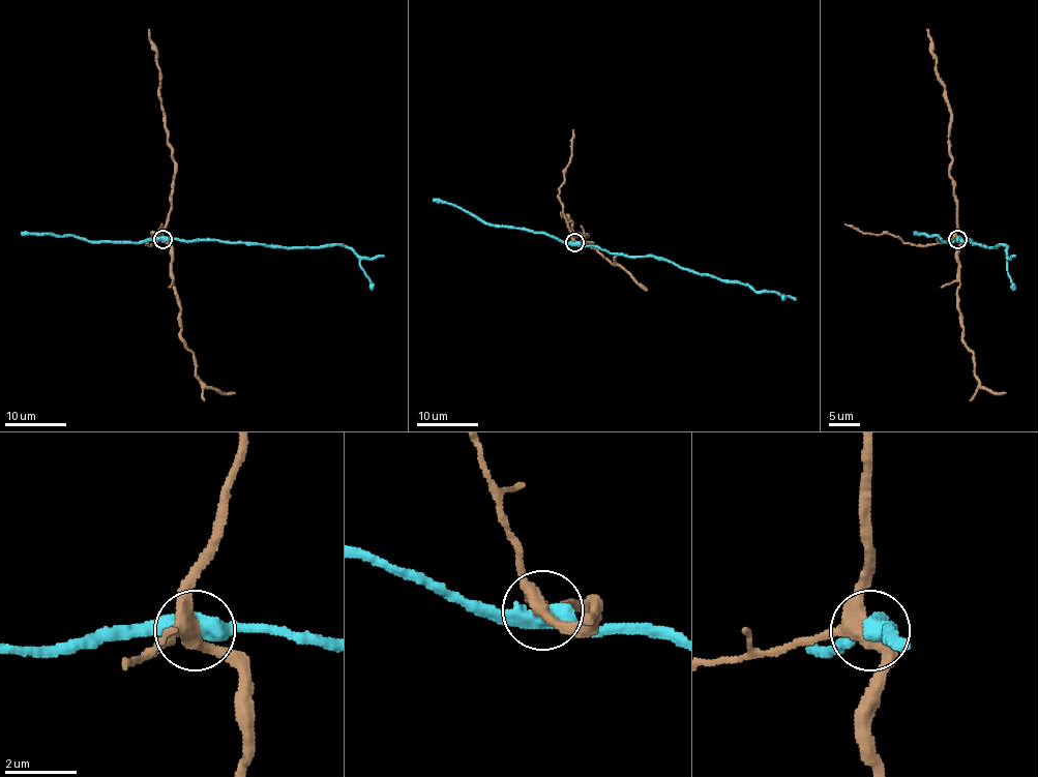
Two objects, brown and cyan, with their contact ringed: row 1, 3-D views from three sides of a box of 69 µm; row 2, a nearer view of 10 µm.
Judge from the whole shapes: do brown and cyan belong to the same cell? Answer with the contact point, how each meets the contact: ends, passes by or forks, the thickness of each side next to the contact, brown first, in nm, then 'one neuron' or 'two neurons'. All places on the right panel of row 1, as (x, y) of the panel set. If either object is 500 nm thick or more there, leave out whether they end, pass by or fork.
(957, 239) | 360/500 nm | two neurons

